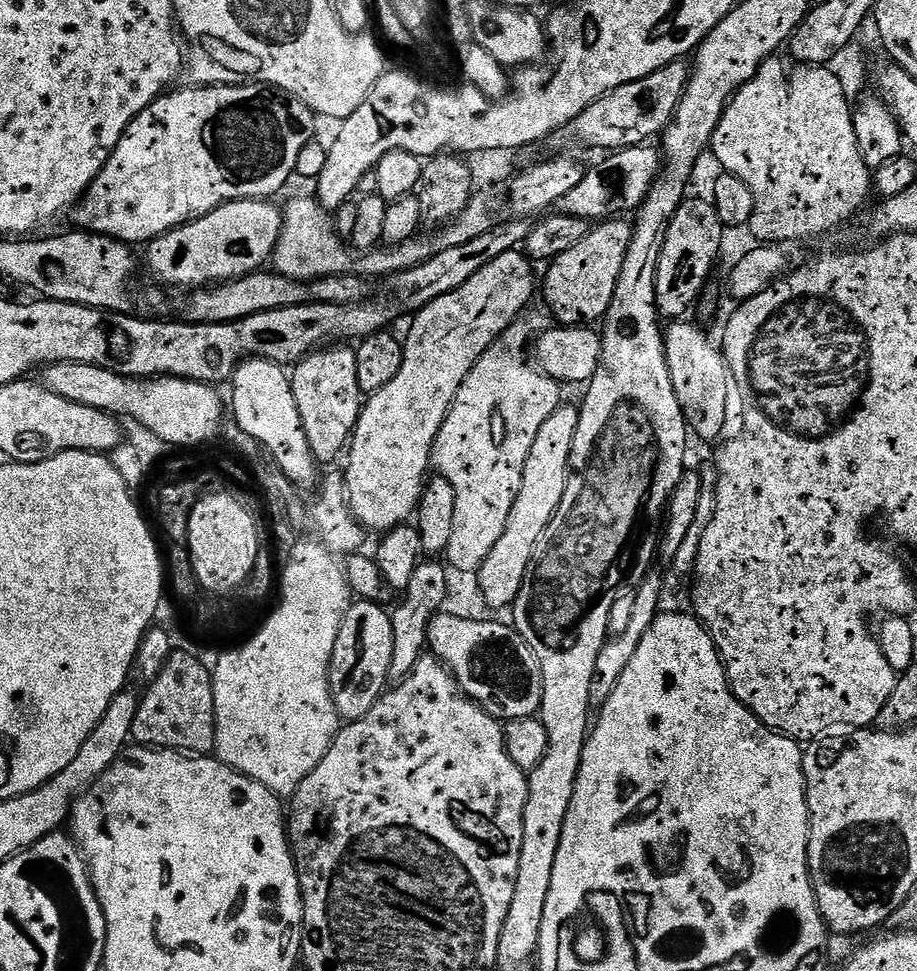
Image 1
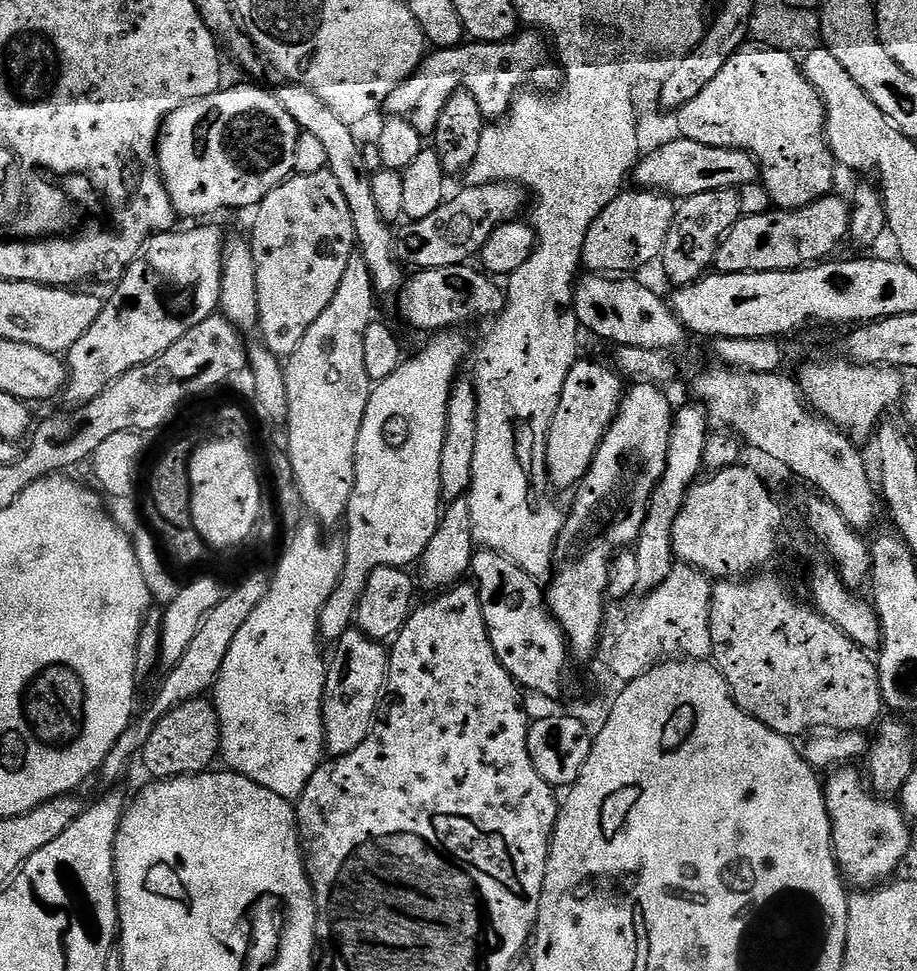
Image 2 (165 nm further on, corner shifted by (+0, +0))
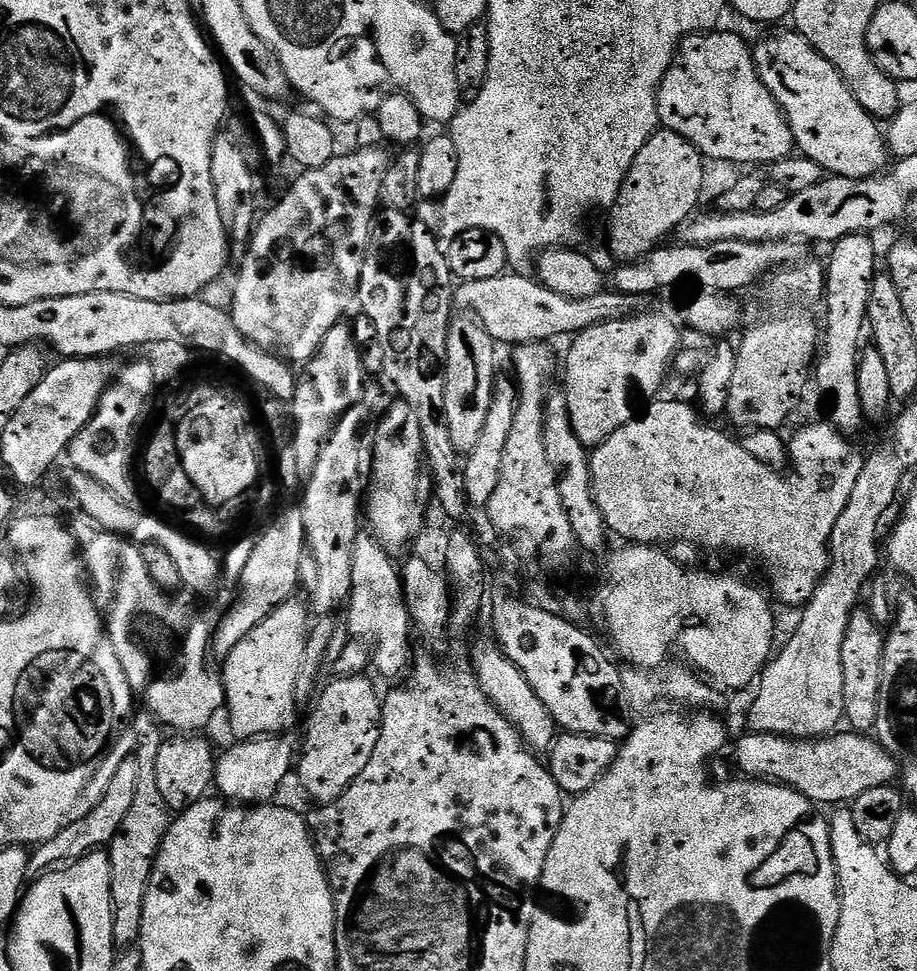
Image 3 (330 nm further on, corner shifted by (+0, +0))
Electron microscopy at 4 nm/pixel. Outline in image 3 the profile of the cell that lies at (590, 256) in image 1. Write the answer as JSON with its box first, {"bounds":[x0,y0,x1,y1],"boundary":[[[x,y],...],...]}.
{"bounds":[608,130,706,261],"boundary":[[[657,130],[646,146],[638,150],[638,158],[634,158],[634,166],[630,166],[626,182],[622,182],[622,190],[610,209],[612,217],[608,220],[608,248],[617,256],[617,261],[637,260],[661,247],[671,237],[668,235],[676,227],[677,231],[697,211],[695,208],[699,206],[700,195],[704,192],[704,164],[706,160],[700,151],[677,132]]]}

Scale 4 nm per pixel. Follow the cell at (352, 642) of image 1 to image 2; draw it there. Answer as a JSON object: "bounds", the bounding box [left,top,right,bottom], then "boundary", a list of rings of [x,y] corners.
{"bounds":[324,626,388,758],"boundary":[[[353,626],[348,629],[346,634],[342,634],[342,638],[335,641],[334,648],[336,648],[336,653],[333,654],[332,660],[330,656],[330,663],[326,668],[326,686],[324,687],[324,747],[327,755],[332,758],[350,754],[350,750],[358,750],[358,746],[362,746],[362,742],[366,742],[366,738],[372,733],[373,723],[378,716],[376,707],[380,704],[380,691],[382,693],[385,691],[388,678],[388,652],[385,645],[379,640],[372,640],[364,632],[361,632],[358,627]]]}

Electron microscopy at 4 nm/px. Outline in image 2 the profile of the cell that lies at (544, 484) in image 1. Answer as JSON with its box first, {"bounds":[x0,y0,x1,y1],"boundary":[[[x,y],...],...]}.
{"bounds":[546,359,626,489],"boundary":[[[577,359],[576,365],[566,374],[566,382],[562,386],[562,398],[558,398],[558,410],[554,410],[554,418],[550,422],[548,441],[546,442],[546,466],[551,487],[575,489],[583,480],[594,462],[594,454],[606,434],[606,430],[614,422],[616,412],[626,391],[625,381],[615,367],[599,364],[596,360]]]}

